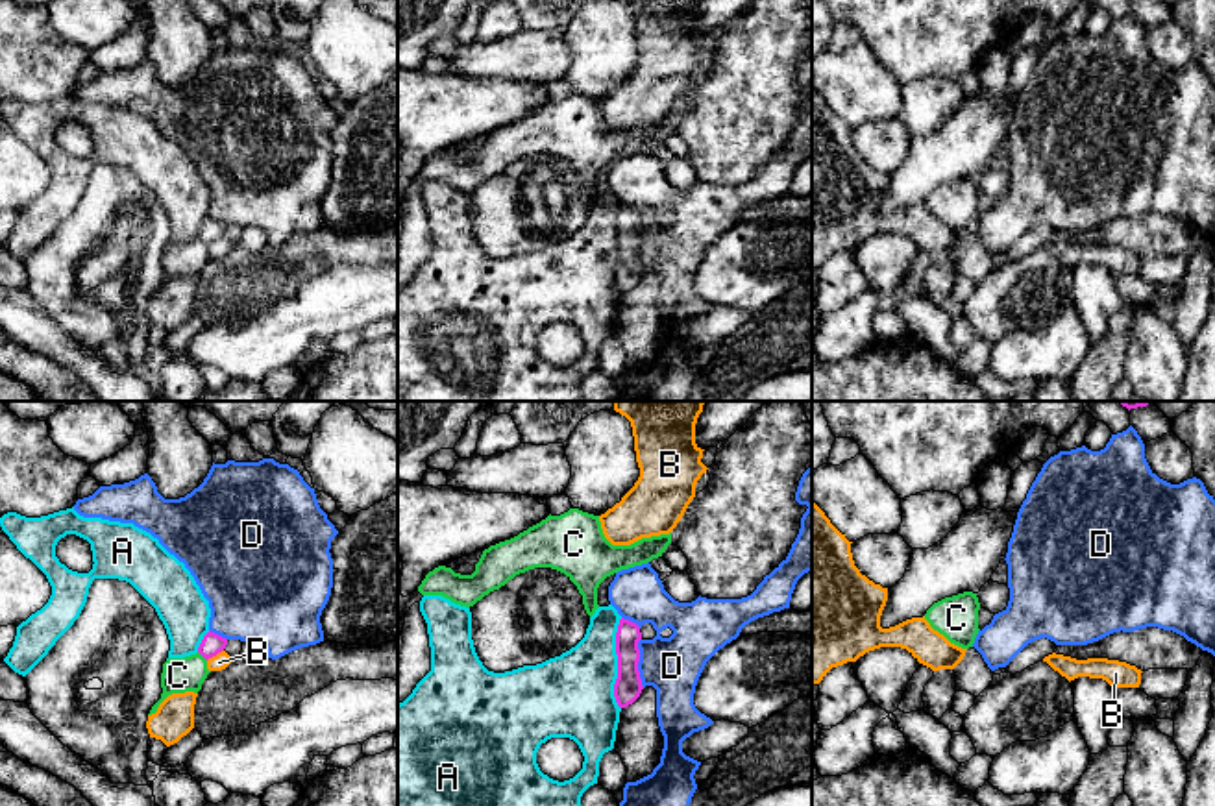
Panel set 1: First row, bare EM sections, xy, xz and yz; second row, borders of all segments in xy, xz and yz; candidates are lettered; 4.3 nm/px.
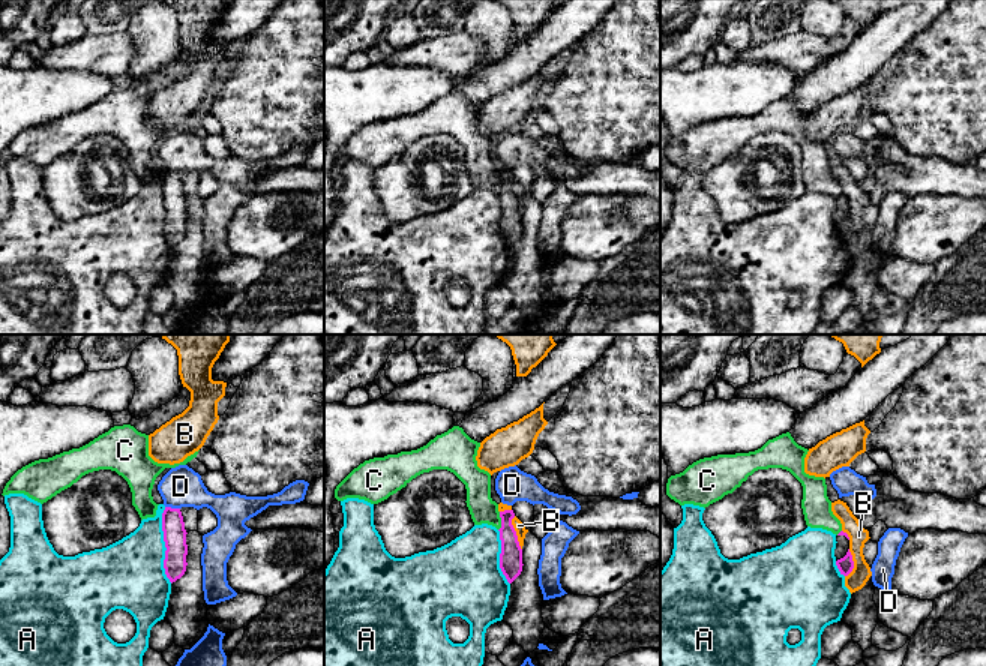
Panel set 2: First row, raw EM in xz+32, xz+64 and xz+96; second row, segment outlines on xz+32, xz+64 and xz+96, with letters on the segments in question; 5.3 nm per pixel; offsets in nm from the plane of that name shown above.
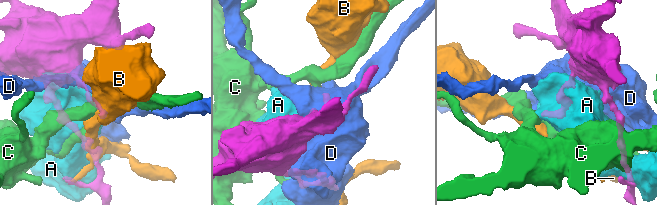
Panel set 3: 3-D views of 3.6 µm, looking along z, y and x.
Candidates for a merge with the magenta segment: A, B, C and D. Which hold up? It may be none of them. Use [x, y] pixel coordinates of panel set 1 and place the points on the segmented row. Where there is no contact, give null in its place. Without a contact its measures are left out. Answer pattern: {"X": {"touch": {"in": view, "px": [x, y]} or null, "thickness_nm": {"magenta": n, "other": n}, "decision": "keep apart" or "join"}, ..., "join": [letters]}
{"A": {"touch": {"in": "xz", "px": [618, 664]}, "thickness_nm": {"magenta": 120, "other": 360}, "decision": "keep apart"}, "B": {"touch": {"in": "xy", "px": [215, 655]}, "thickness_nm": {"magenta": 90, "other": 70}, "decision": "keep apart"}, "C": {"touch": {"in": "xy", "px": [202, 655]}, "thickness_nm": {"magenta": 90, "other": 150}, "decision": "keep apart"}, "D": {"touch": {"in": "xz", "px": [638, 660]}, "thickness_nm": {"magenta": 120, "other": 240}, "decision": "keep apart"}, "join": []}

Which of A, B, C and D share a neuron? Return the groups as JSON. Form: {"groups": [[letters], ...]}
{"groups": [["A"], ["B"], ["C"], ["D"]]}

